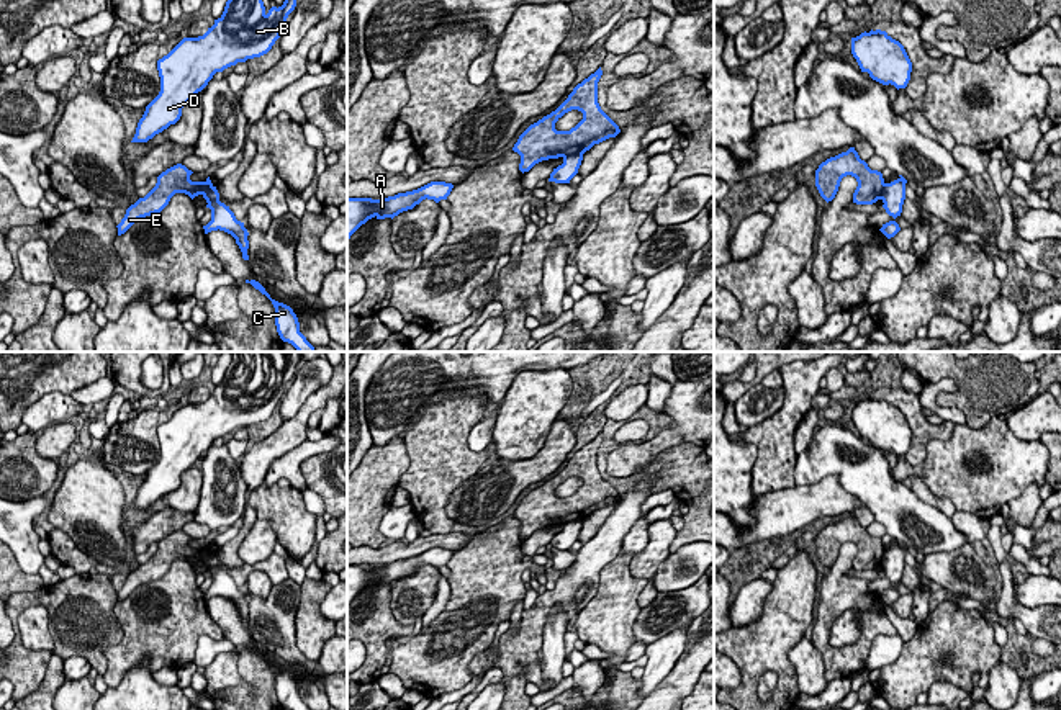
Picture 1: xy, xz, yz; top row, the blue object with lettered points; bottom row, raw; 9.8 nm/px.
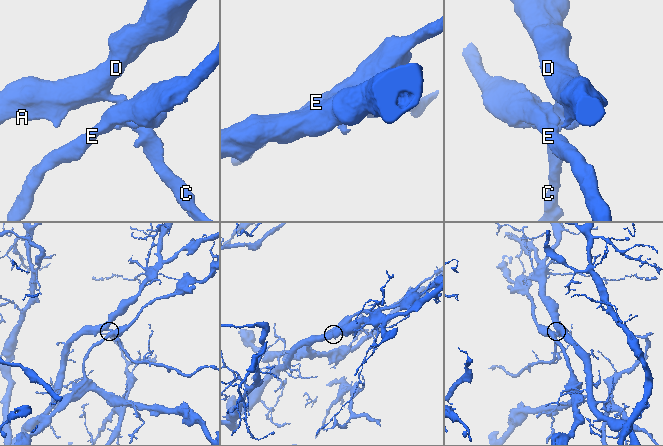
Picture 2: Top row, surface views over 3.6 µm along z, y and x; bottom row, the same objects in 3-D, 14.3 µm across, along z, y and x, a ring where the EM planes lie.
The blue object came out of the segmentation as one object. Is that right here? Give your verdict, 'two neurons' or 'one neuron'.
two neurons

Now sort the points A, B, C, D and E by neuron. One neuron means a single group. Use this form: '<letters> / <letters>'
A B C D / E

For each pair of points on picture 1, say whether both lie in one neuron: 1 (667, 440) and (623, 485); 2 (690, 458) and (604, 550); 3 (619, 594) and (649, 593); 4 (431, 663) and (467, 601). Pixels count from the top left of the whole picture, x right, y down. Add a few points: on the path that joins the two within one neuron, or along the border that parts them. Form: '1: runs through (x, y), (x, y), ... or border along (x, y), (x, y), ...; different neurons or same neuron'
1: border along (604, 457), (606, 471), (613, 476), (645, 471); different neurons
2: border along (649, 475), (655, 480), (650, 493); different neurons
3: border along (649, 581), (639, 596), (639, 607); different neurons
4: runs through (446, 648), (467, 625), (467, 615); same neuron

